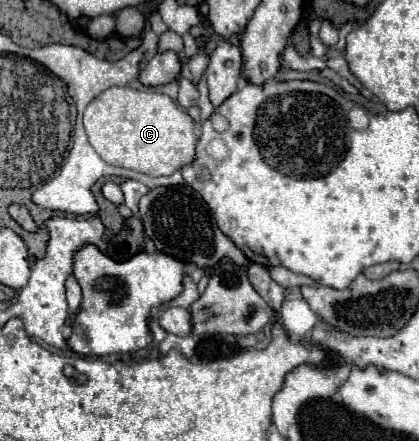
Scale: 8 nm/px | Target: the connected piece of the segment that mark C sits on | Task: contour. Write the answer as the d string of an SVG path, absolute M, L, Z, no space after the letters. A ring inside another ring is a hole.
M129 86L107 88L107 92L101 92L87 104L83 124L89 144L107 164L131 168L149 176L169 176L179 166L191 162L195 154L197 136L193 120L169 96L159 92L135 90Z

